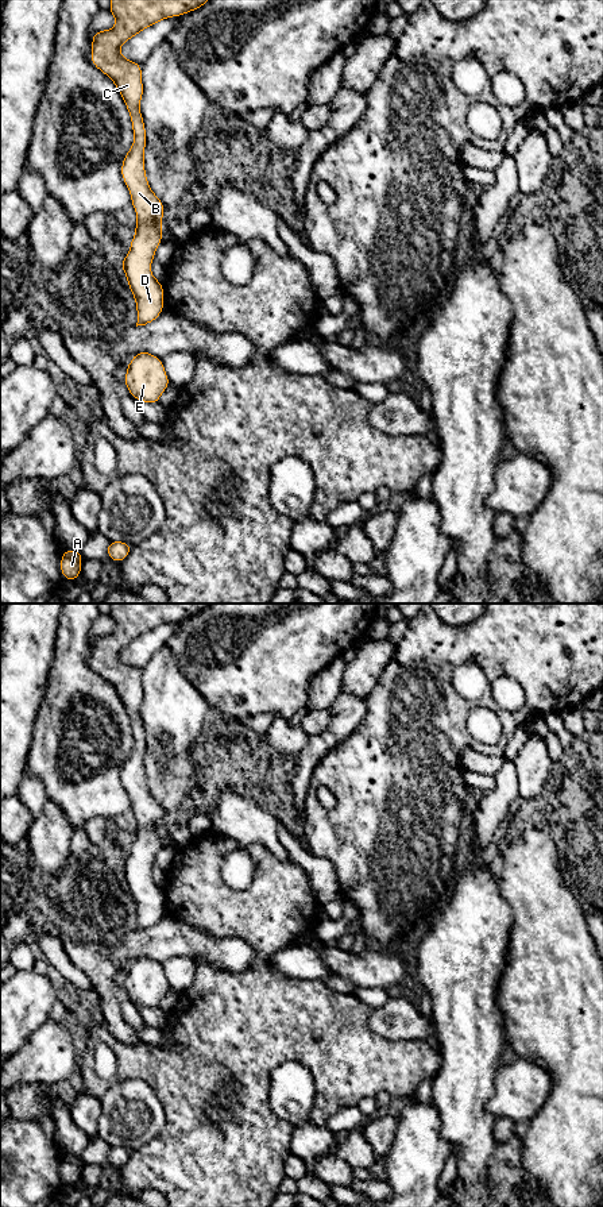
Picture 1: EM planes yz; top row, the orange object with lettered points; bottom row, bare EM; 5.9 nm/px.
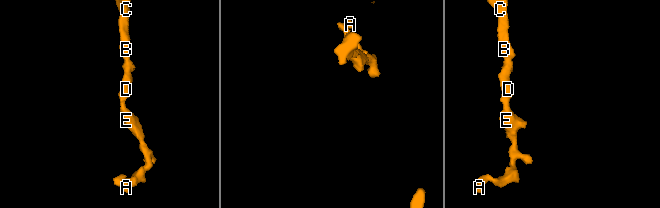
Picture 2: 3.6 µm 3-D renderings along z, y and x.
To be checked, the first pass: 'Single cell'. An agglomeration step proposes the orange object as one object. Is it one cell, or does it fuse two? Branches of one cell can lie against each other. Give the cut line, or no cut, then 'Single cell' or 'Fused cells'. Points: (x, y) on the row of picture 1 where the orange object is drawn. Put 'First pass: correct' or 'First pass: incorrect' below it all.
No split. Single cell
First pass: correct

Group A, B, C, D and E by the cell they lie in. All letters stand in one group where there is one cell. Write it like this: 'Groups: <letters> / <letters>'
Groups: A B C D E

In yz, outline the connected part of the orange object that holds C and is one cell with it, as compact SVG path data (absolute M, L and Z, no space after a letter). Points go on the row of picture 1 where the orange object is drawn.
M111 0L116 26L96 31L92 63L119 89L131 115L134 144L121 163L121 177L131 193L138 223L131 248L120 262L138 311L138 325L154 321L163 312L163 285L152 277L151 261L162 243L165 207L151 190L144 170L146 128L139 109L143 97L142 66L120 54L121 45L144 28L167 18L189 14L209 0Z

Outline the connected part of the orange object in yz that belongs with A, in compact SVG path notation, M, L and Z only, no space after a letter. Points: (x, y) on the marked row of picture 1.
M66 549L61 558L61 572L67 581L76 581L81 574L82 555L78 551Z

